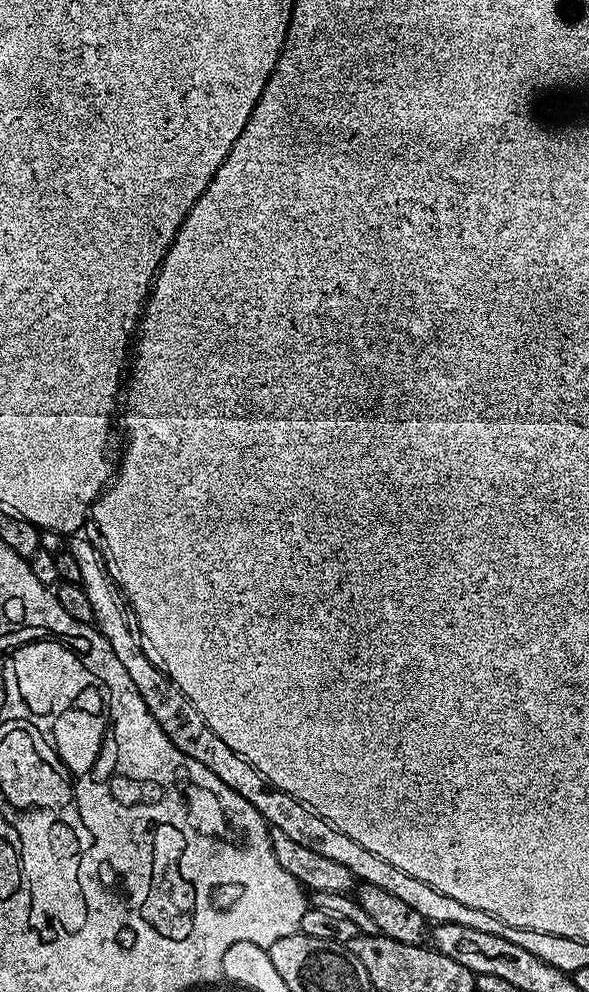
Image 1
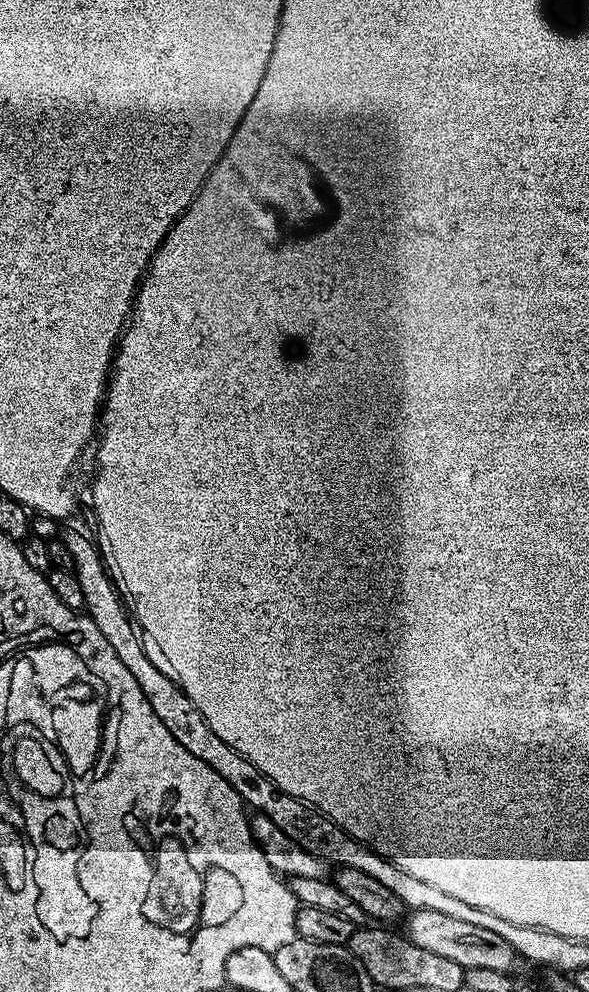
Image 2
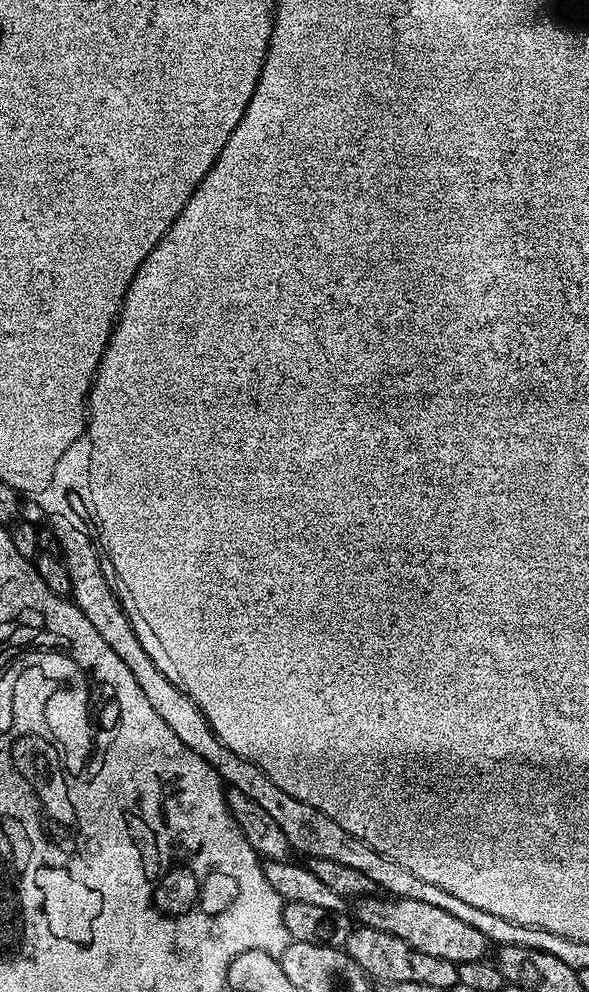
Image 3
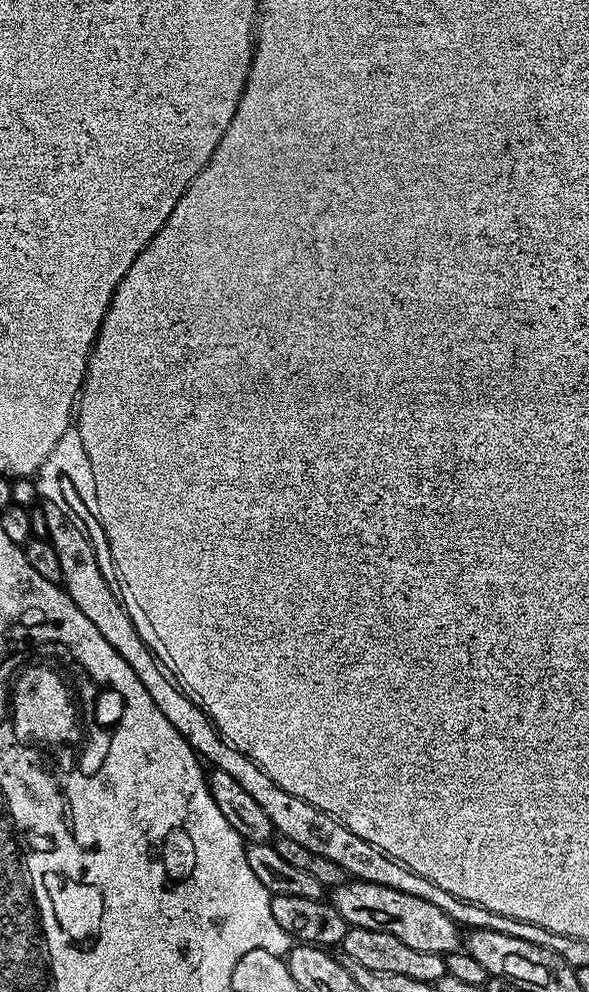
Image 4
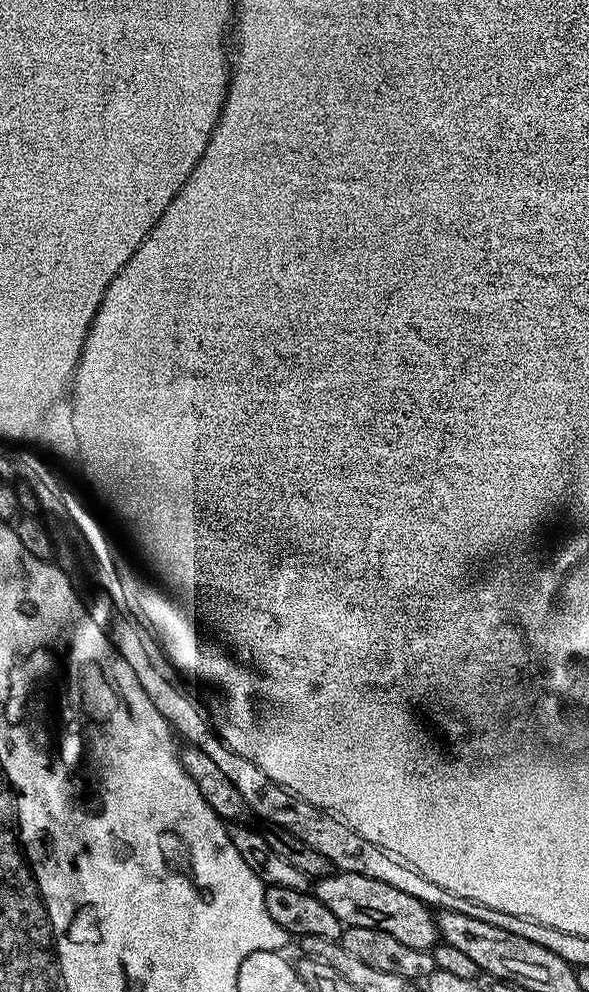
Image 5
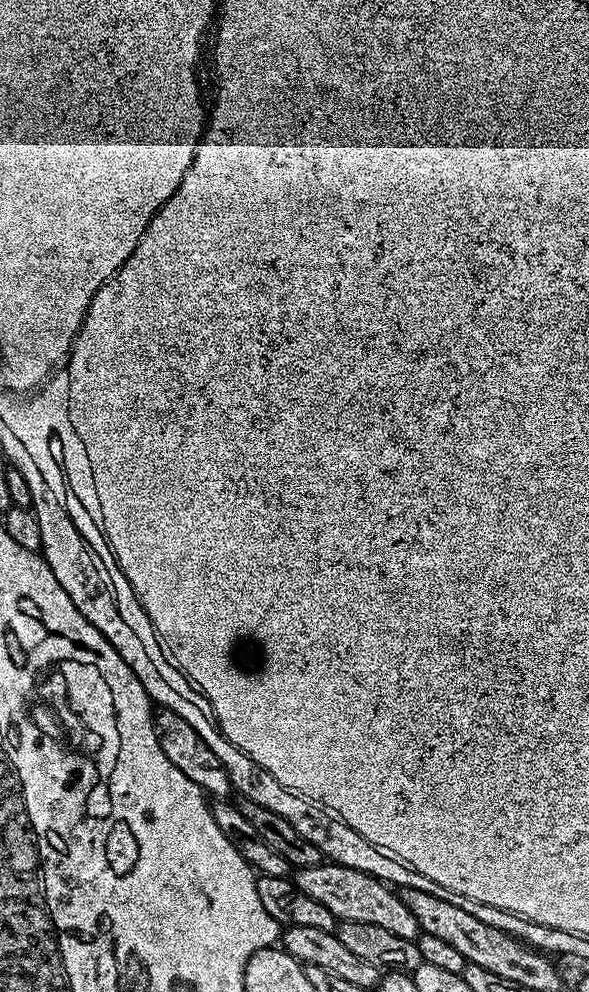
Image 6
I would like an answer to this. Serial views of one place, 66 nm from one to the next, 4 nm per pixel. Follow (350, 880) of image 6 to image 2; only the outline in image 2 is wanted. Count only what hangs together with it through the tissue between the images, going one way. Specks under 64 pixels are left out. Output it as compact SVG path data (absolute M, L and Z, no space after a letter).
M412 910L407 913L407 924L406 935L410 942L414 942L414 946L422 946L422 950L430 950L430 954L438 954L441 958L450 958L465 969L473 967L516 974L522 965L518 950L514 950L506 938L482 926L450 918L450 914L441 914L438 910Z

